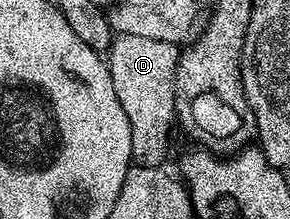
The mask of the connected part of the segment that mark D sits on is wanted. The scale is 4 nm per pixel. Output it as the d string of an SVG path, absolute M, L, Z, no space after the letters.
M117 34L108 52L108 69L111 71L111 82L114 83L115 94L126 117L130 121L132 162L142 167L162 167L168 155L170 131L176 123L176 96L173 84L176 81L177 63L180 61L179 46L164 43L161 40L150 40L140 35Z

